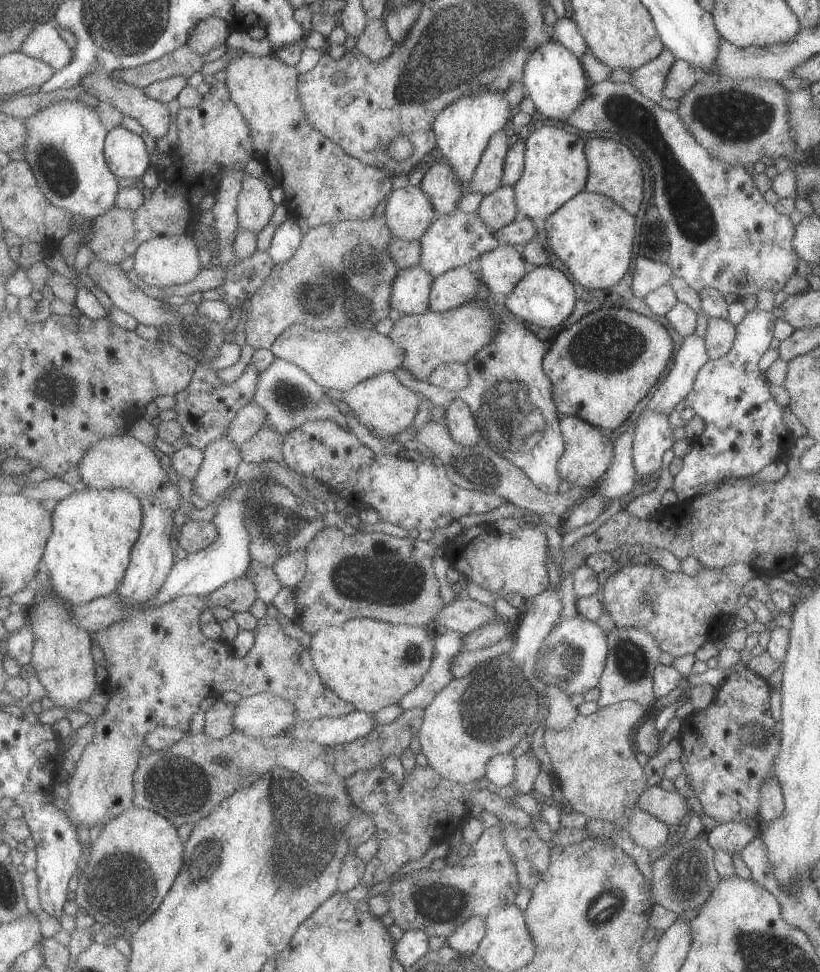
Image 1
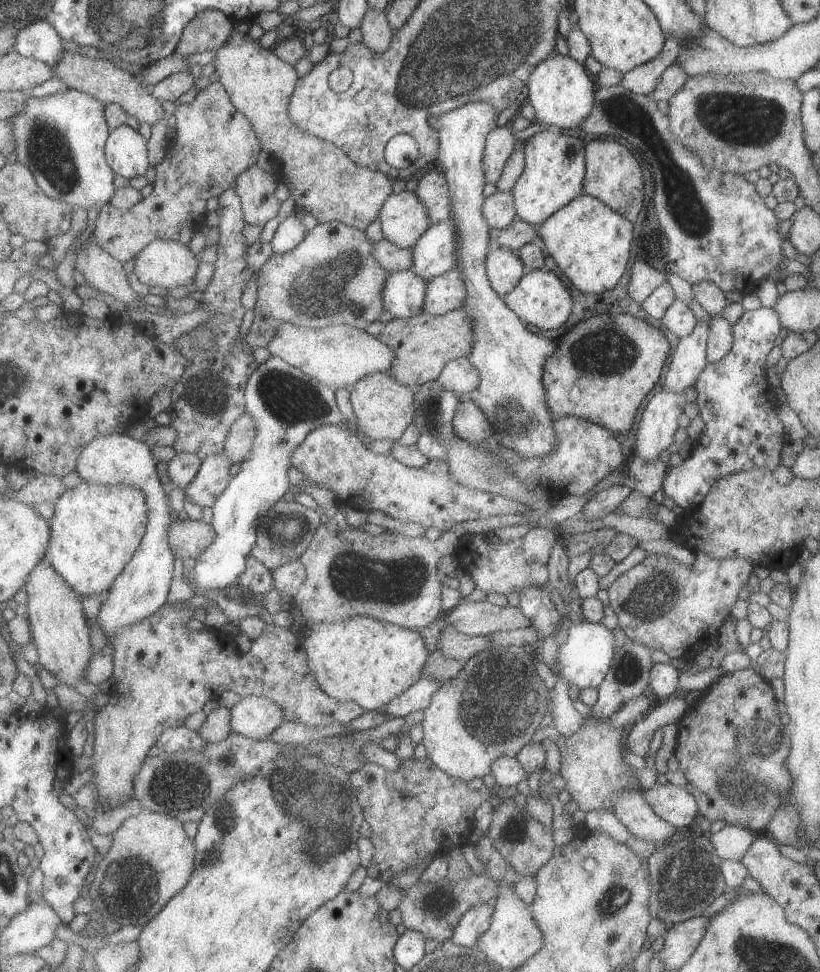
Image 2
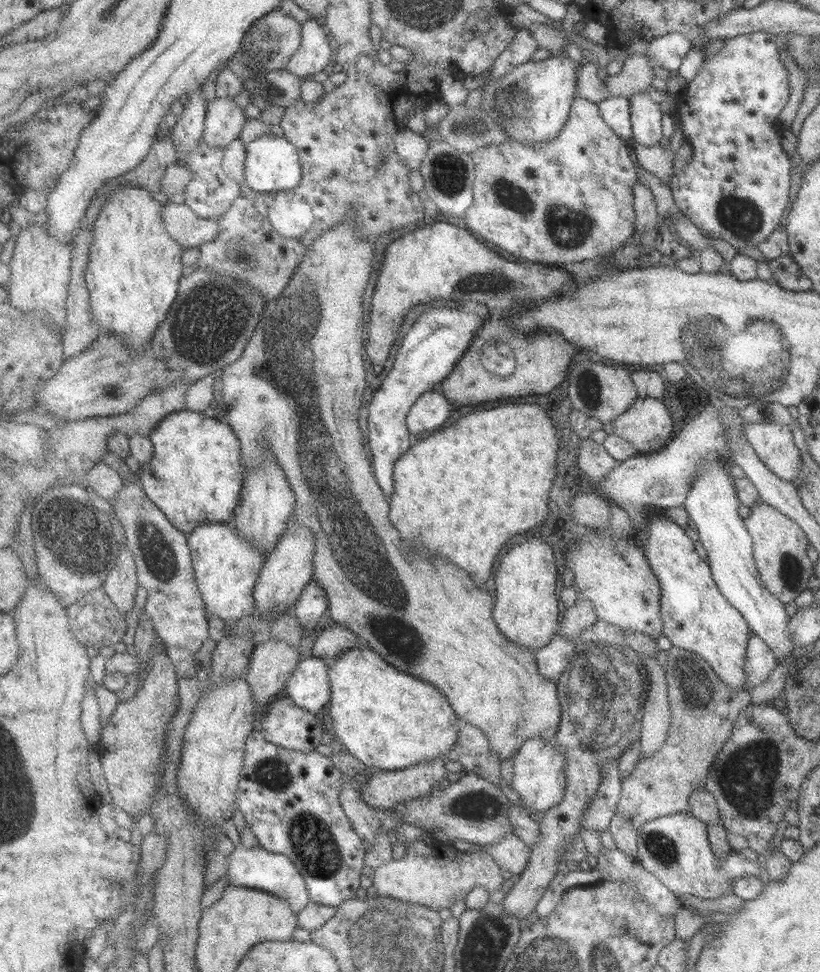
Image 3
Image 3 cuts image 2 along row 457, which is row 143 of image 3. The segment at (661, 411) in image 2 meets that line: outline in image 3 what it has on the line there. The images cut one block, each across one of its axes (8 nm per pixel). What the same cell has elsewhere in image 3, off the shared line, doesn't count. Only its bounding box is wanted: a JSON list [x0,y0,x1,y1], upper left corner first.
[629,92,665,146]

